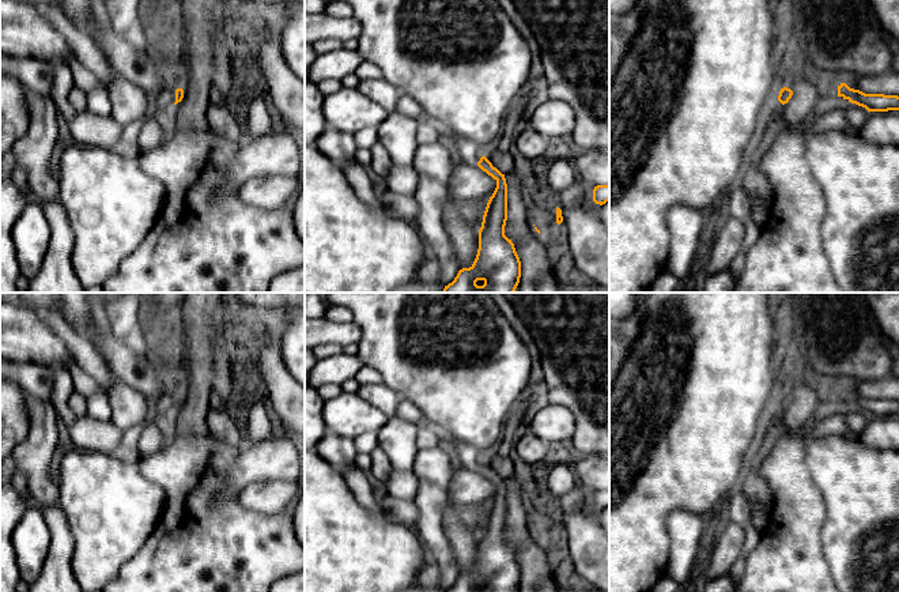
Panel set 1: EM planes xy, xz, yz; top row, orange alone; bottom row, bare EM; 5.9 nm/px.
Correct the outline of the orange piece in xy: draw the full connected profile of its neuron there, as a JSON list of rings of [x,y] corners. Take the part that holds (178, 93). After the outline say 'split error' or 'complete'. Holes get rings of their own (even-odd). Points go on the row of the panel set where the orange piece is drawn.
[[[165,88],[152,97],[151,118],[162,120],[184,98],[182,88]]] | split error

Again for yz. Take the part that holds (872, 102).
[[[846,83],[838,86],[838,97],[851,103],[865,108],[868,112],[899,110],[898,95],[865,94],[860,90],[850,88]]] | complete

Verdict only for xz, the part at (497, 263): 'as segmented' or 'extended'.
extended

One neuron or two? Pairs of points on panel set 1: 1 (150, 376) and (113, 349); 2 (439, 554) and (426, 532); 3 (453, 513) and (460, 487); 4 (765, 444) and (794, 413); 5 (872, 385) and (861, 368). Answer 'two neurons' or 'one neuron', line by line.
1: one neuron
2: one neuron
3: two neurons
4: two neurons
5: two neurons

